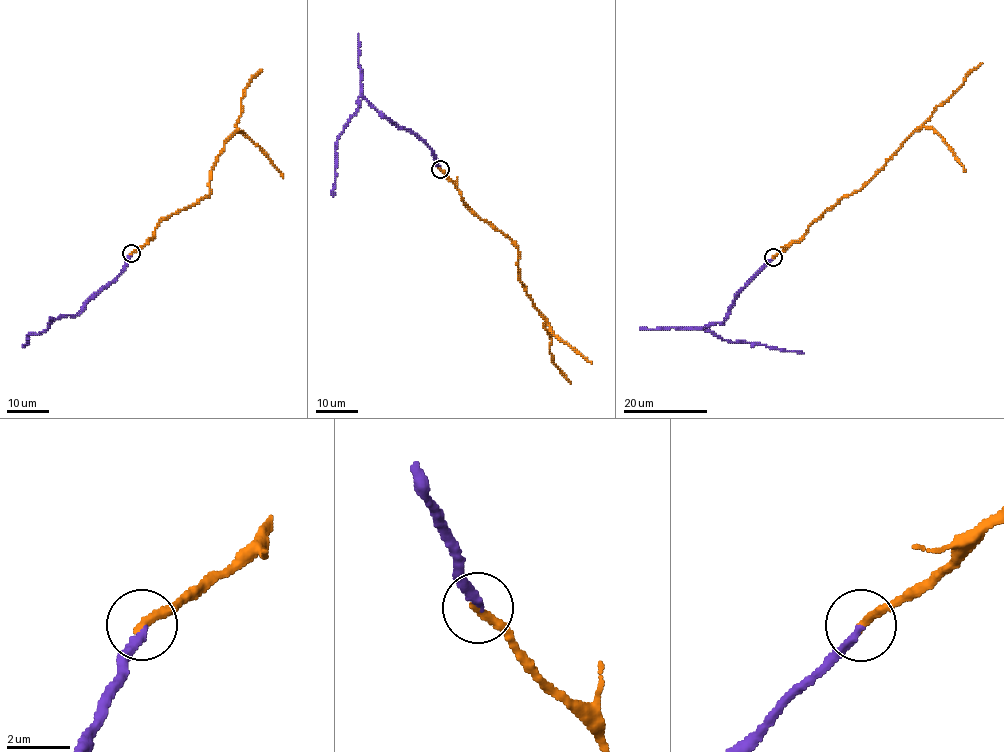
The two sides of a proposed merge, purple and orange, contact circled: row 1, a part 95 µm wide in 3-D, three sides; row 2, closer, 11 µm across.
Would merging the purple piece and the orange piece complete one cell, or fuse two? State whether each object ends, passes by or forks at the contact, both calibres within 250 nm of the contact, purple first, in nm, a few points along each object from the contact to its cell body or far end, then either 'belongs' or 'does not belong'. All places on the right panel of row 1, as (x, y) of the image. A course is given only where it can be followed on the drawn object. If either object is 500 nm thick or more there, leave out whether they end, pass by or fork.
purple ends; orange ends; calibres 240 and 300 nm; course purple (773, 257), (737, 294), (730, 314), (722, 322), (710, 323), (702, 329), (723, 339), (803, 354); course orange (773, 257), (791, 243), (798, 242), (807, 227), (825, 210), (859, 191), (969, 73), (983, 63); belongs

